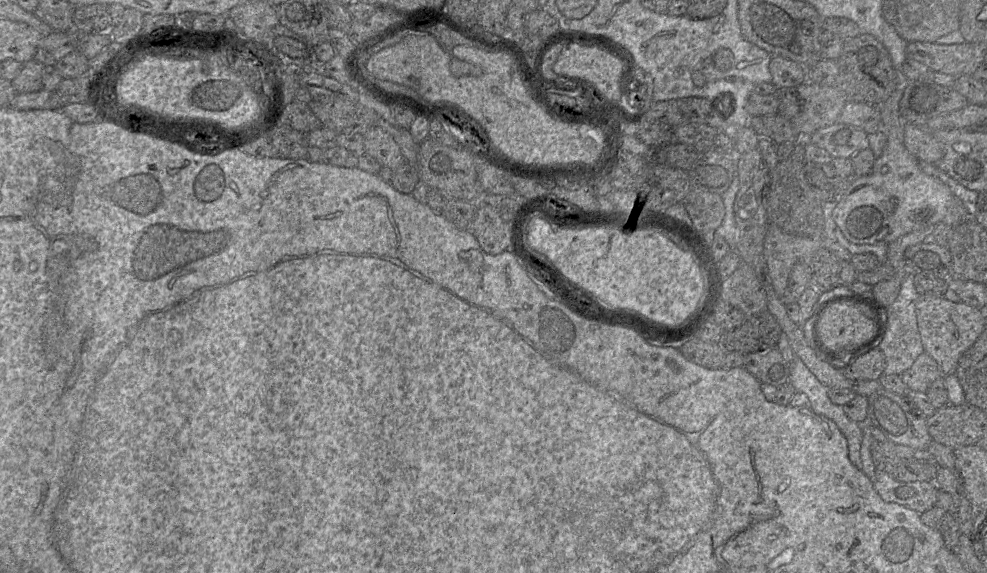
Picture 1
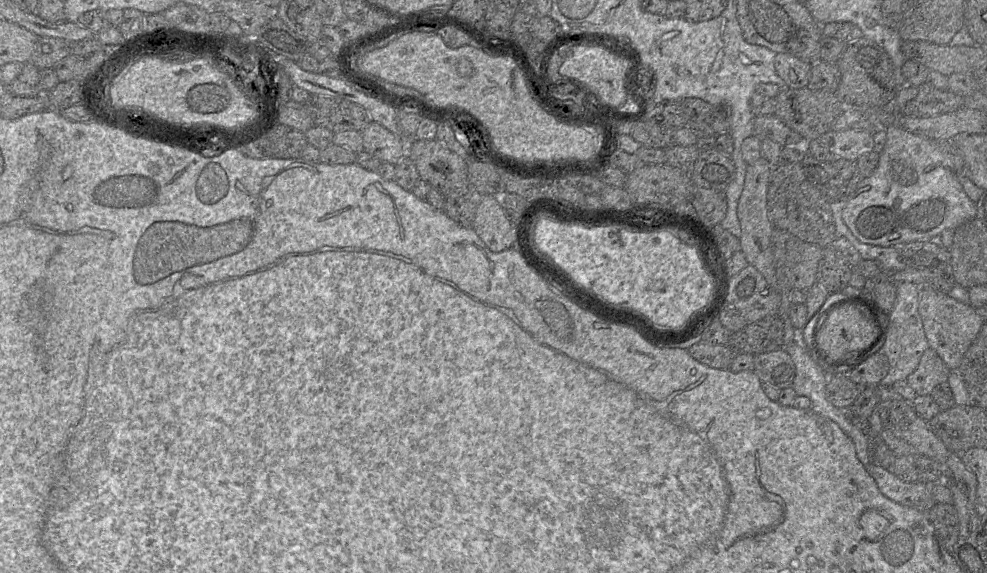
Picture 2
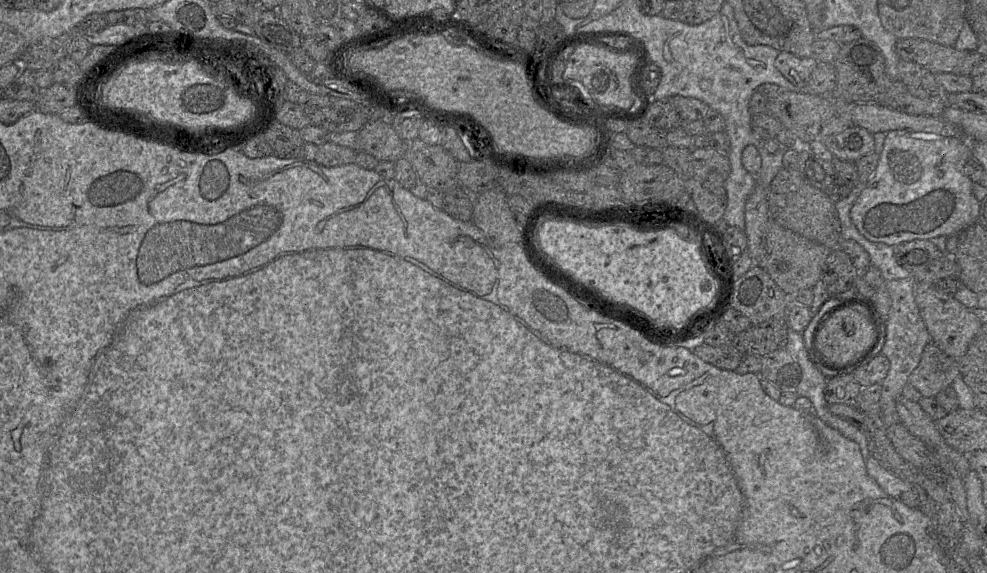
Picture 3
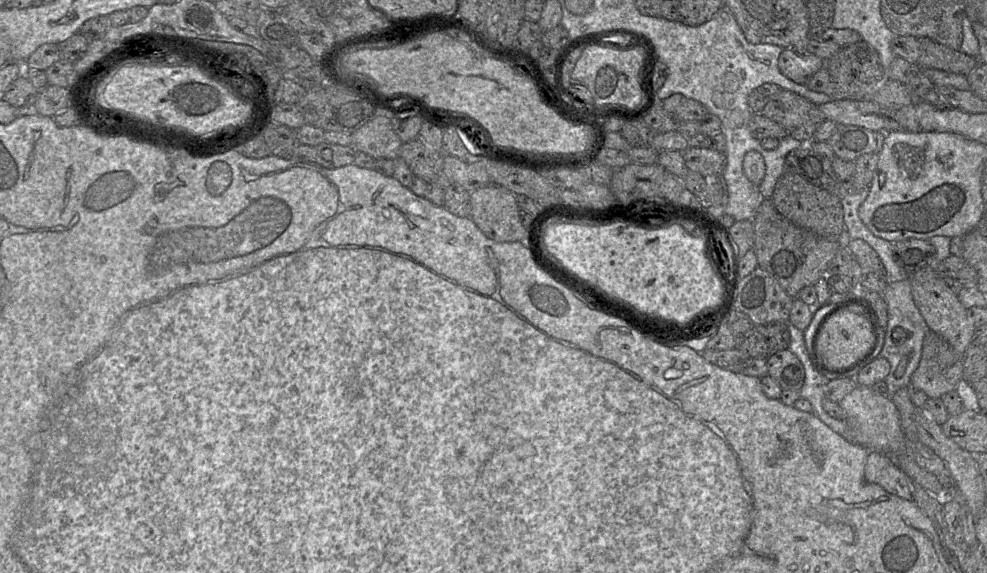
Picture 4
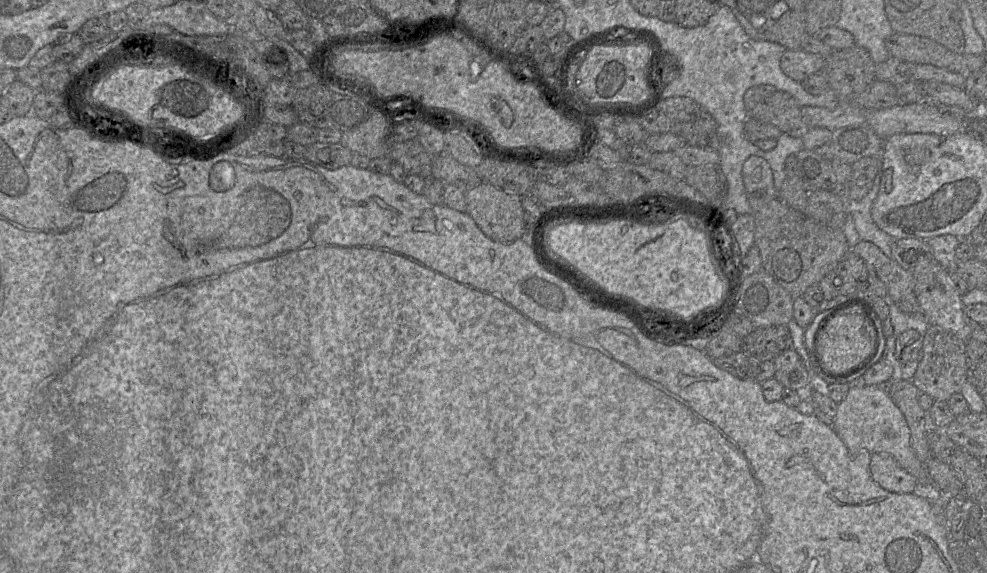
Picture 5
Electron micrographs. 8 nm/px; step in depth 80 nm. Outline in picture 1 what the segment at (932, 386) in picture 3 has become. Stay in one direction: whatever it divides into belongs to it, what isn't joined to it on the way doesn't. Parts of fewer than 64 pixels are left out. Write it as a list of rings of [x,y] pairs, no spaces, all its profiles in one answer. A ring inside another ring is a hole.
[[[926,352],[919,355],[900,377],[910,391],[924,393],[935,380],[944,378],[937,362]]]

